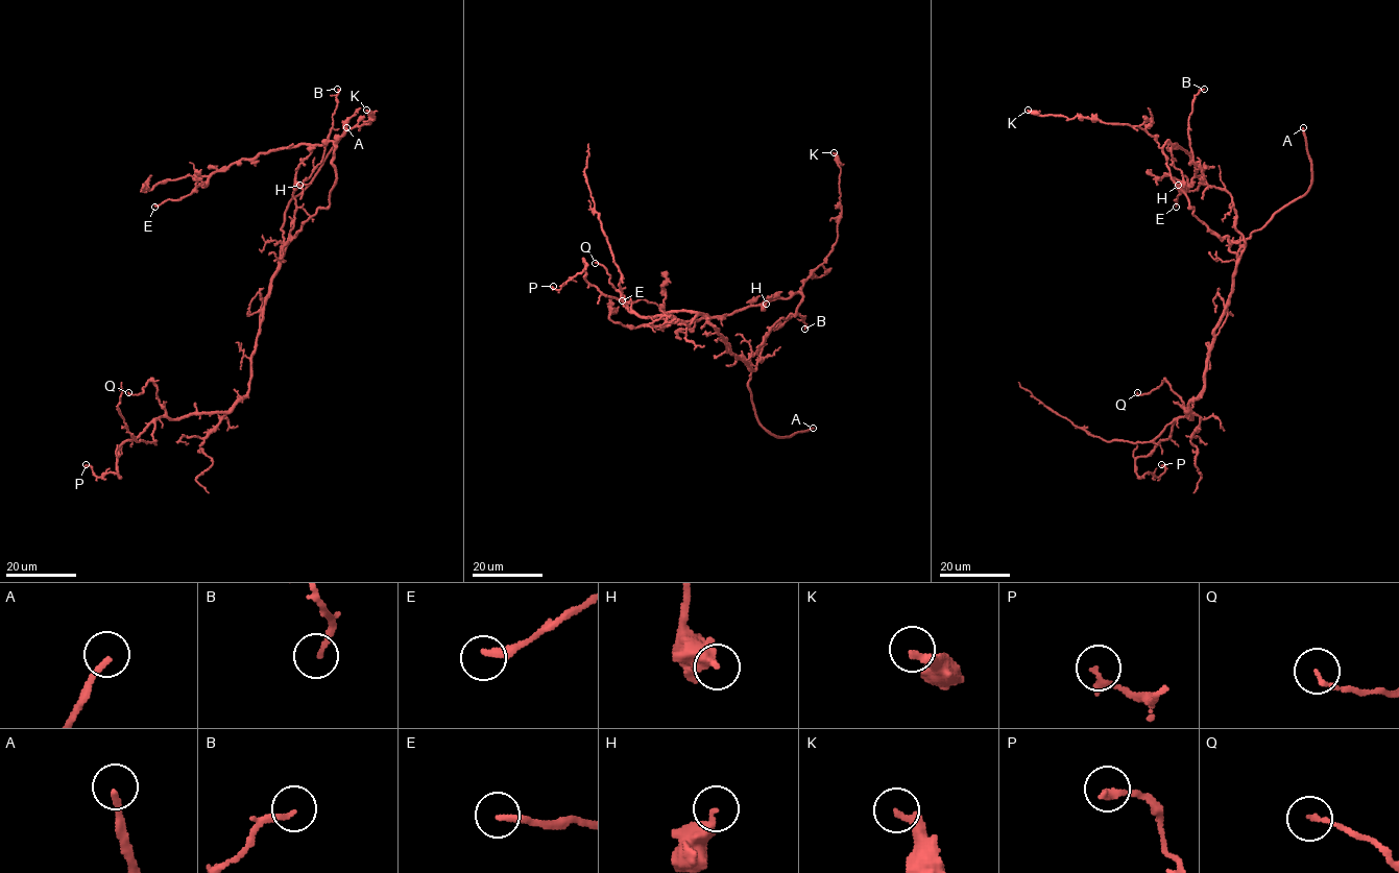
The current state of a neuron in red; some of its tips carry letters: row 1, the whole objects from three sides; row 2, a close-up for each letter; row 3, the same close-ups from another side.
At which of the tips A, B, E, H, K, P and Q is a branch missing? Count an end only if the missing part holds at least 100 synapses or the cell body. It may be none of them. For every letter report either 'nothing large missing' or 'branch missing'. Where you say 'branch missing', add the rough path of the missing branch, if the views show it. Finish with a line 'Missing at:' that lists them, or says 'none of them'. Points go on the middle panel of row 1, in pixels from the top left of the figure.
A: branch missing; course (813, 428), (828, 426), (849, 435), (865, 428), (868, 435)
B: nothing large missing
E: nothing large missing
H: nothing large missing
K: nothing large missing
P: nothing large missing
Q: nothing large missing
Missing at: A

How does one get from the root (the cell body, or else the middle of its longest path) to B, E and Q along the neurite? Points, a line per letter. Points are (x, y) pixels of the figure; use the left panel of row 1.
B: (272, 279), (293, 228), (296, 208), (293, 191), (322, 160), (337, 104), (337, 89)
E: (272, 279), (288, 238), (329, 204), (336, 177), (331, 141), (241, 159), (190, 194), (154, 207)
Q: (272, 279), (251, 358), (249, 391), (230, 411), (170, 418), (152, 381), (137, 394), (128, 392)

